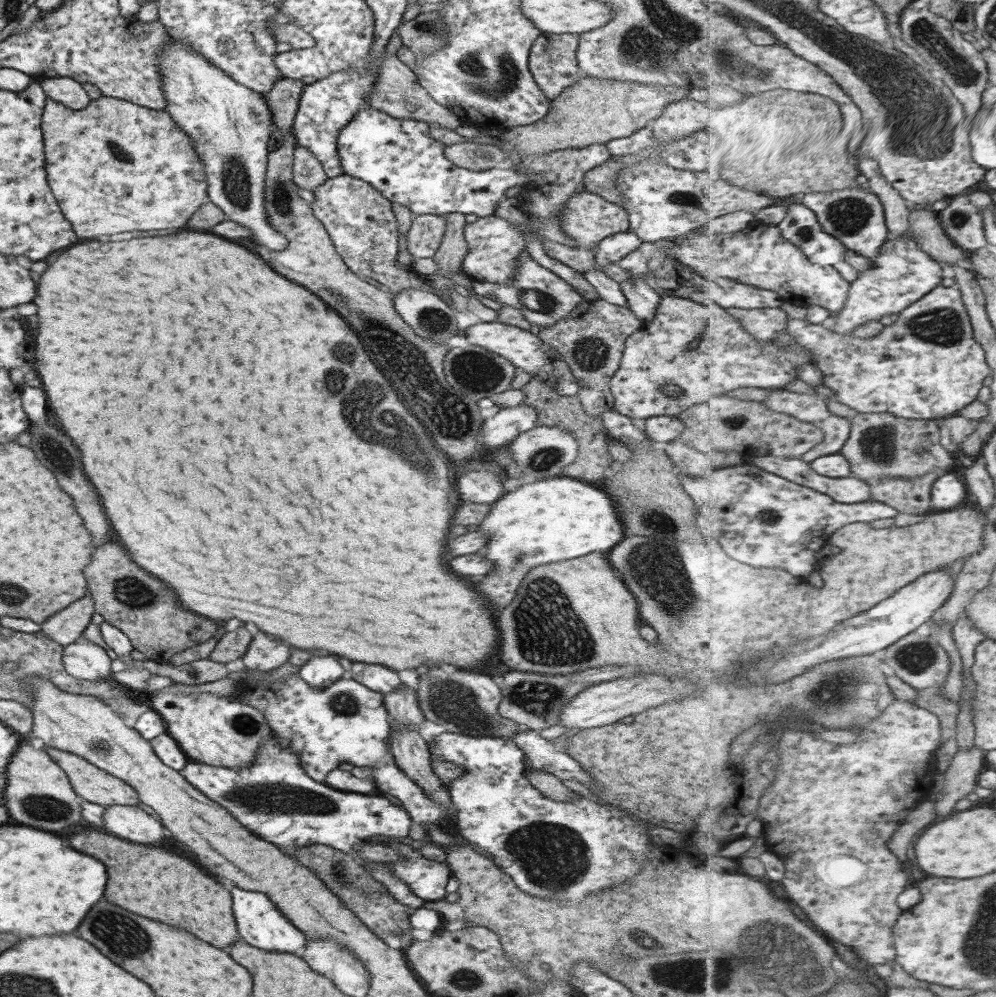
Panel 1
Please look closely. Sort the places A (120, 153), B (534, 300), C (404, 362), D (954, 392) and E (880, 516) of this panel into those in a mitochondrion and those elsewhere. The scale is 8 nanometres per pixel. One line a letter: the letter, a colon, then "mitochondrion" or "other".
A: mitochondrion
B: mitochondrion
C: mitochondrion
D: other
E: other

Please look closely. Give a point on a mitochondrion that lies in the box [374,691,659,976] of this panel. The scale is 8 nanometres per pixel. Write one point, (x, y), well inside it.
(553, 858)

